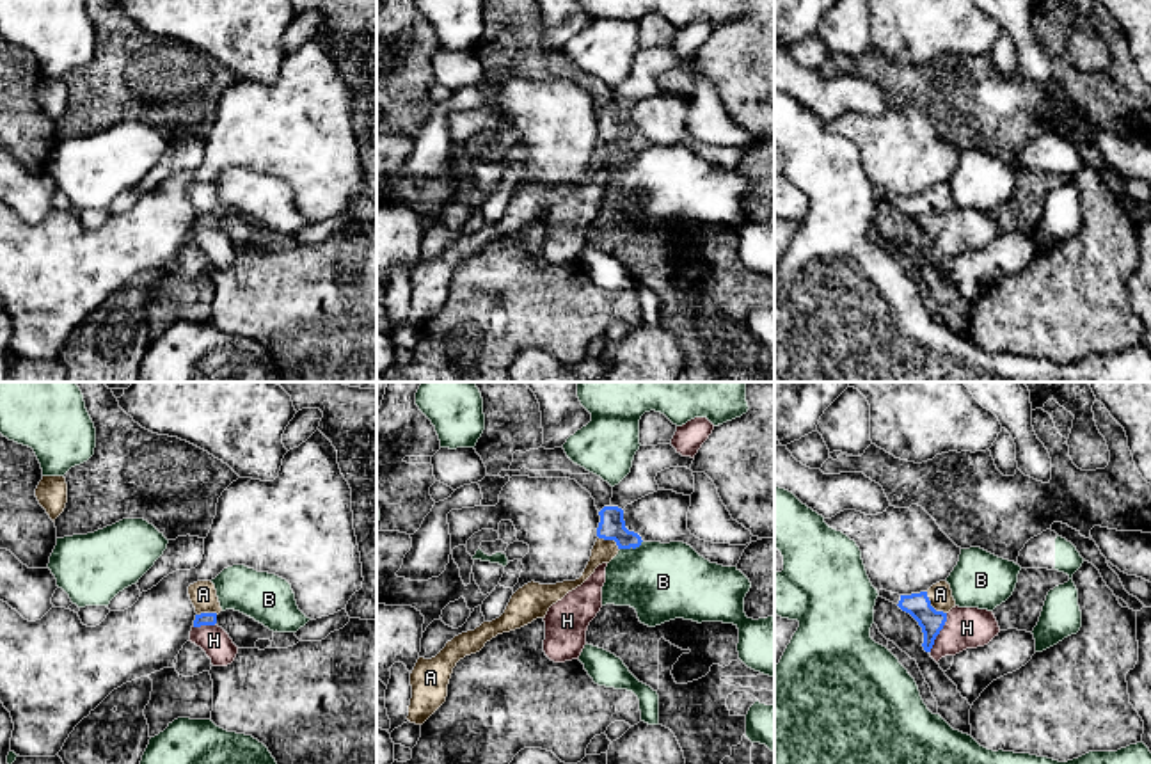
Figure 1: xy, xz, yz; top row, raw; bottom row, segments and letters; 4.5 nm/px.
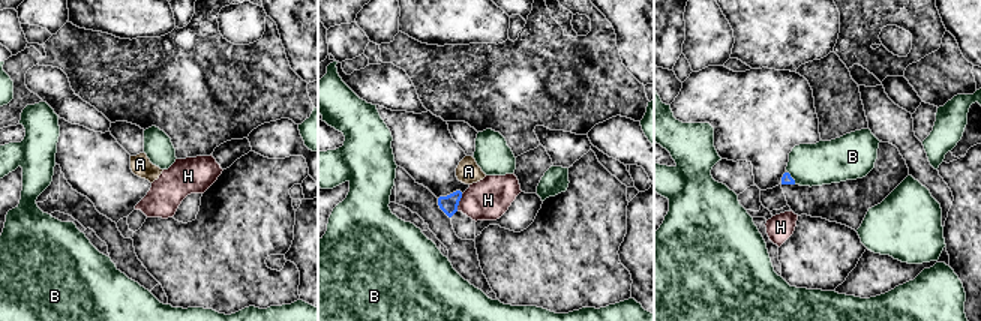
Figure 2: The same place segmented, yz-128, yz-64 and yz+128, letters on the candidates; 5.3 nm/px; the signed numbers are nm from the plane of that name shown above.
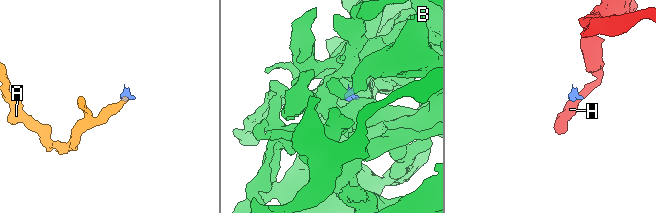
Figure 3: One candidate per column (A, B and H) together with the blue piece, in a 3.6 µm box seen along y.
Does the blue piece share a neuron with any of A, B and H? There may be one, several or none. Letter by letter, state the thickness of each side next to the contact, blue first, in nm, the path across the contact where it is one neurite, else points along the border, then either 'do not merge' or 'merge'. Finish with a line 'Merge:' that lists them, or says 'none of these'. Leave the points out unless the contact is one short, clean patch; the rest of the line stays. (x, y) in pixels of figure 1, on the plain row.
A: 110 nm thick on the blue side, 110 nm on the other; runs through yz (919, 208), (931, 208), (940, 196); merge
B: 120 nm thick on the blue side, 360 nm on the other; border along xz (642, 143), (635, 150), (620, 151); do not merge
H: 110 nm thick on the blue side, 190 nm on the other; border along yz (947, 215), (947, 222), (929, 254); do not merge
Merge: A

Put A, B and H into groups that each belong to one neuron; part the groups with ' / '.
A / B / H

